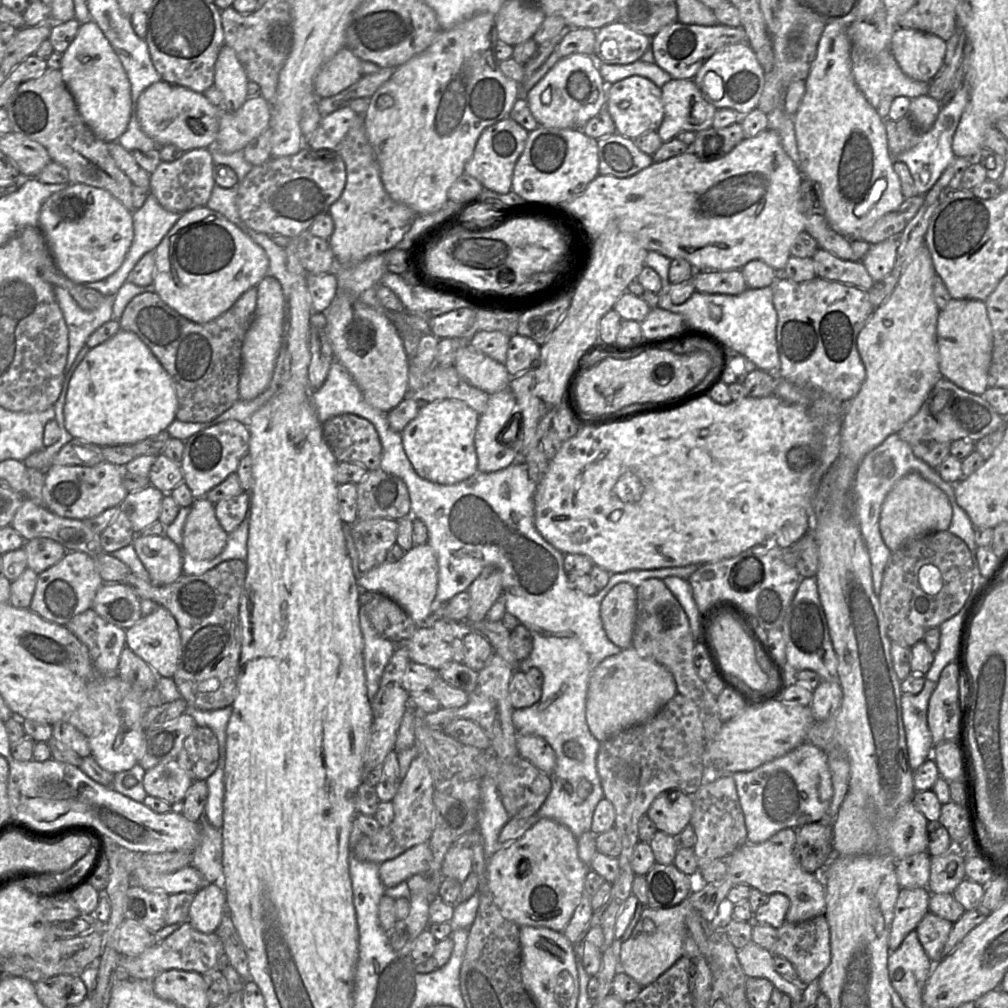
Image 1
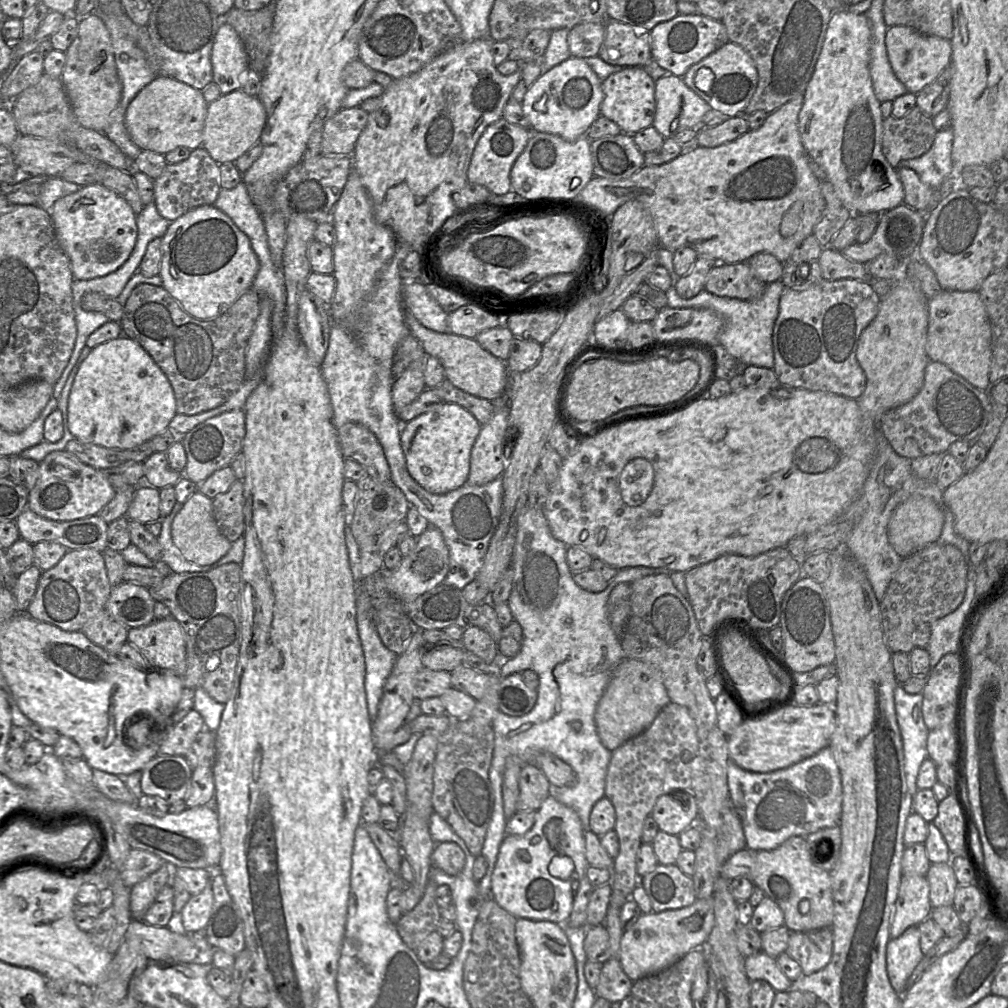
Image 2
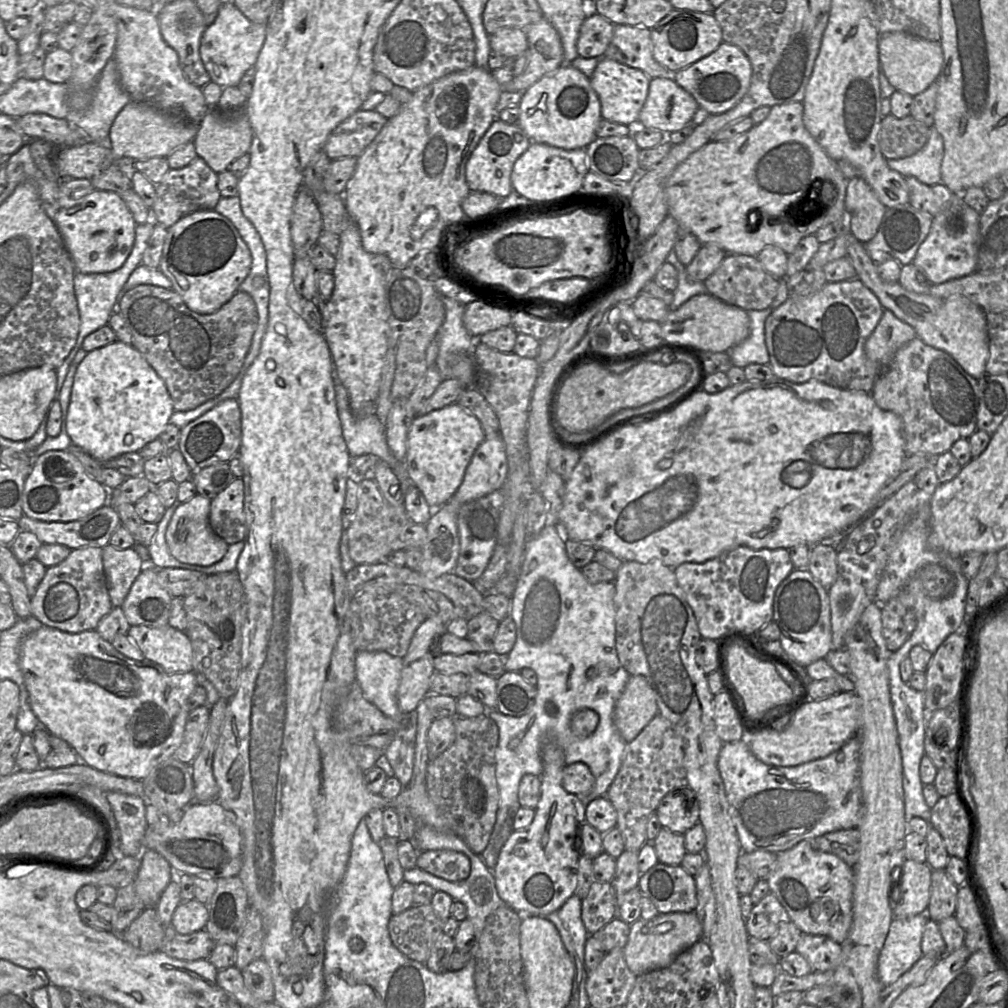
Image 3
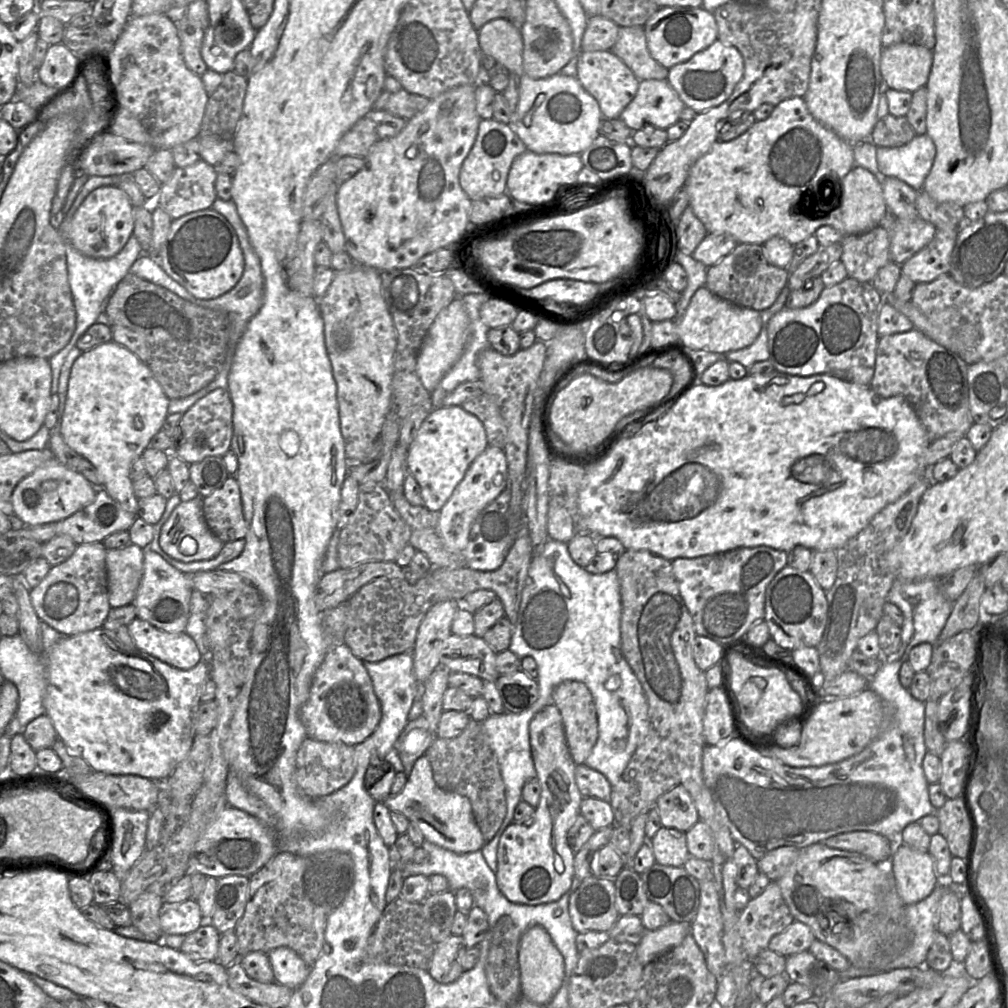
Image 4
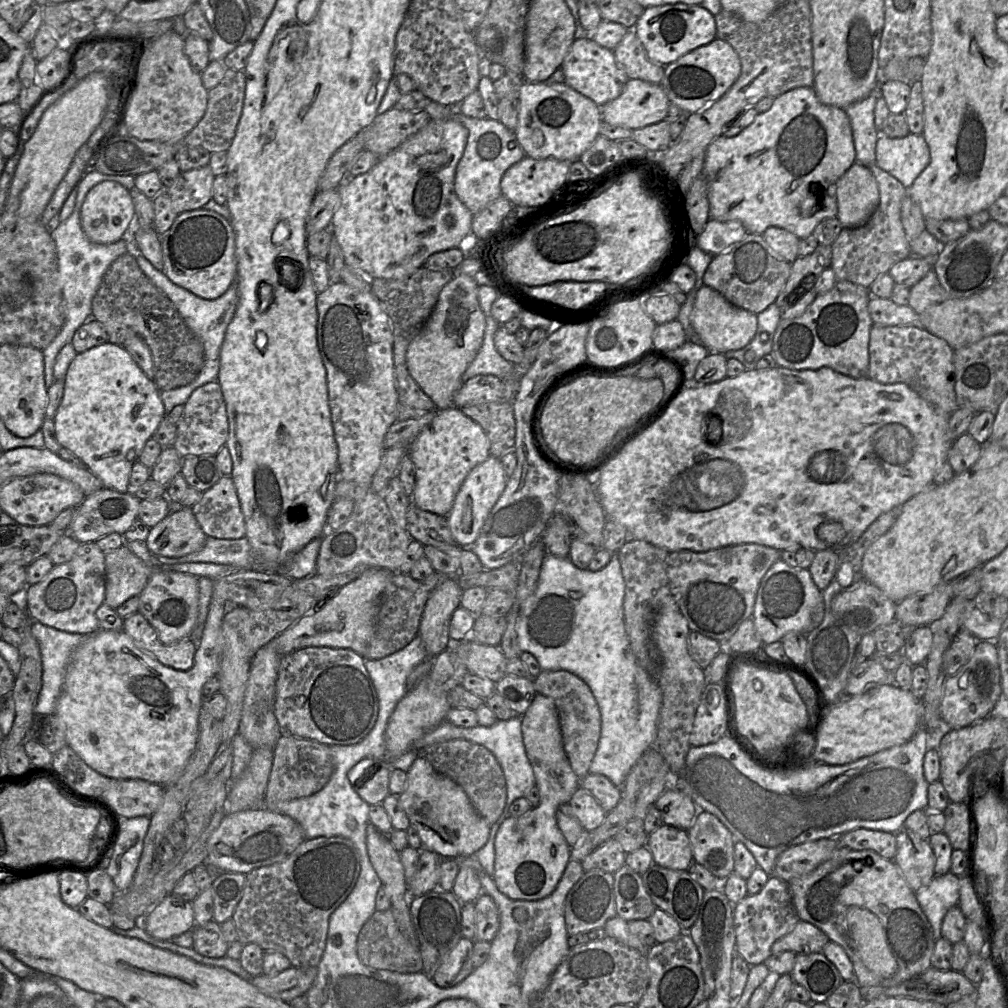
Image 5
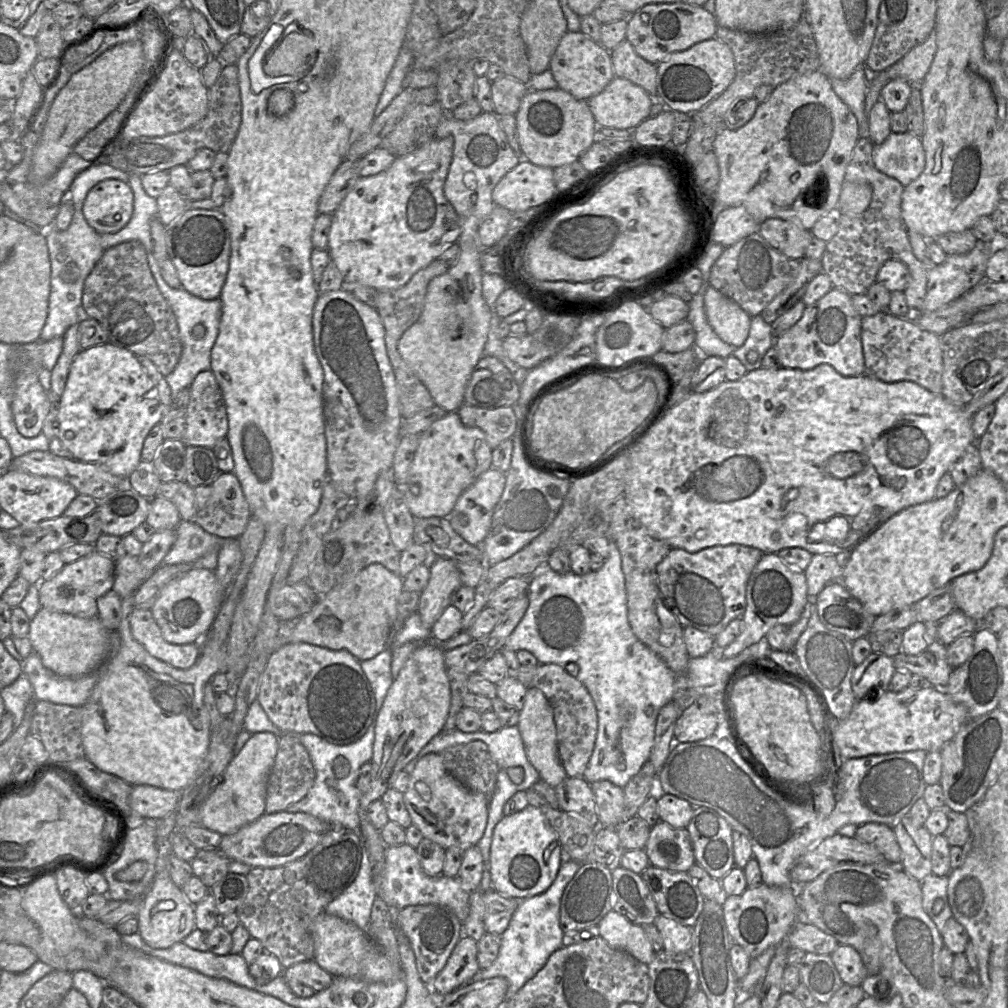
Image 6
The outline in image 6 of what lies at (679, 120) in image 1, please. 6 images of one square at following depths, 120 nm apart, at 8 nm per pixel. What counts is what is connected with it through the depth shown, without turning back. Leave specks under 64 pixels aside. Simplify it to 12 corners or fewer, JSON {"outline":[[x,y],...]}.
{"outline":[[615,77],[587,101],[598,127],[634,130],[653,98]]}

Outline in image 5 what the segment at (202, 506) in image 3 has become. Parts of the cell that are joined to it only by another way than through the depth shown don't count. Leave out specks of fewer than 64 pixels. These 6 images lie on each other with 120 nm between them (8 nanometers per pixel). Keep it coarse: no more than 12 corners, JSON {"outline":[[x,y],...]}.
{"outline":[[192,508],[150,528],[153,555],[181,557],[206,539]]}

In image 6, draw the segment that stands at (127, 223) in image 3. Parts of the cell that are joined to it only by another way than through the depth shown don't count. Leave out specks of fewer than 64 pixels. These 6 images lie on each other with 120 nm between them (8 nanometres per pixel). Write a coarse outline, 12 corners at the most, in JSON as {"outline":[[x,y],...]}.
{"outline":[[118,179],[88,192],[83,213],[98,233],[122,229],[134,194]]}

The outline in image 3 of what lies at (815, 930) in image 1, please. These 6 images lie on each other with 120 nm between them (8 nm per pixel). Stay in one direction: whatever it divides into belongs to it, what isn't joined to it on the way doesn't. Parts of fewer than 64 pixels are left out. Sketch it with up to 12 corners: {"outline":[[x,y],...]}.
{"outline":[[802,933],[795,951],[812,972],[838,963],[842,948],[828,936]]}

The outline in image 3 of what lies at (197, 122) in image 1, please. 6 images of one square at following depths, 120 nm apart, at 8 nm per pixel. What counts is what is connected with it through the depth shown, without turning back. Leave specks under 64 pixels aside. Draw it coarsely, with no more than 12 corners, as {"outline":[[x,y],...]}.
{"outline":[[131,100],[109,139],[117,157],[167,156],[198,124]]}

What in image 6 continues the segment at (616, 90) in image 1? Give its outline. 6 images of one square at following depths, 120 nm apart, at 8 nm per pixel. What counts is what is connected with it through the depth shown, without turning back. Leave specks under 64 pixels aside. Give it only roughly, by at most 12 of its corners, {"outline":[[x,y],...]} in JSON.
{"outline":[[568,31],[551,58],[559,89],[584,101],[615,78],[610,51]]}

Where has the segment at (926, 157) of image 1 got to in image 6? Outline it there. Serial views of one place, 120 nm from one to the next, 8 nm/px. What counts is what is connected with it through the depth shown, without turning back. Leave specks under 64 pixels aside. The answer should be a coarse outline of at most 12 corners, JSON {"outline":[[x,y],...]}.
{"outline":[[891,132],[873,146],[878,171],[905,187],[925,168],[922,140]]}

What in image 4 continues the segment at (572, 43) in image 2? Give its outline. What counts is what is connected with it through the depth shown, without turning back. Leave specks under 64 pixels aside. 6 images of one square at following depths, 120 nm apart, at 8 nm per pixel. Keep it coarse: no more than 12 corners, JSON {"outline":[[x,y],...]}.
{"outline":[[588,18],[581,51],[611,51],[620,27]]}

